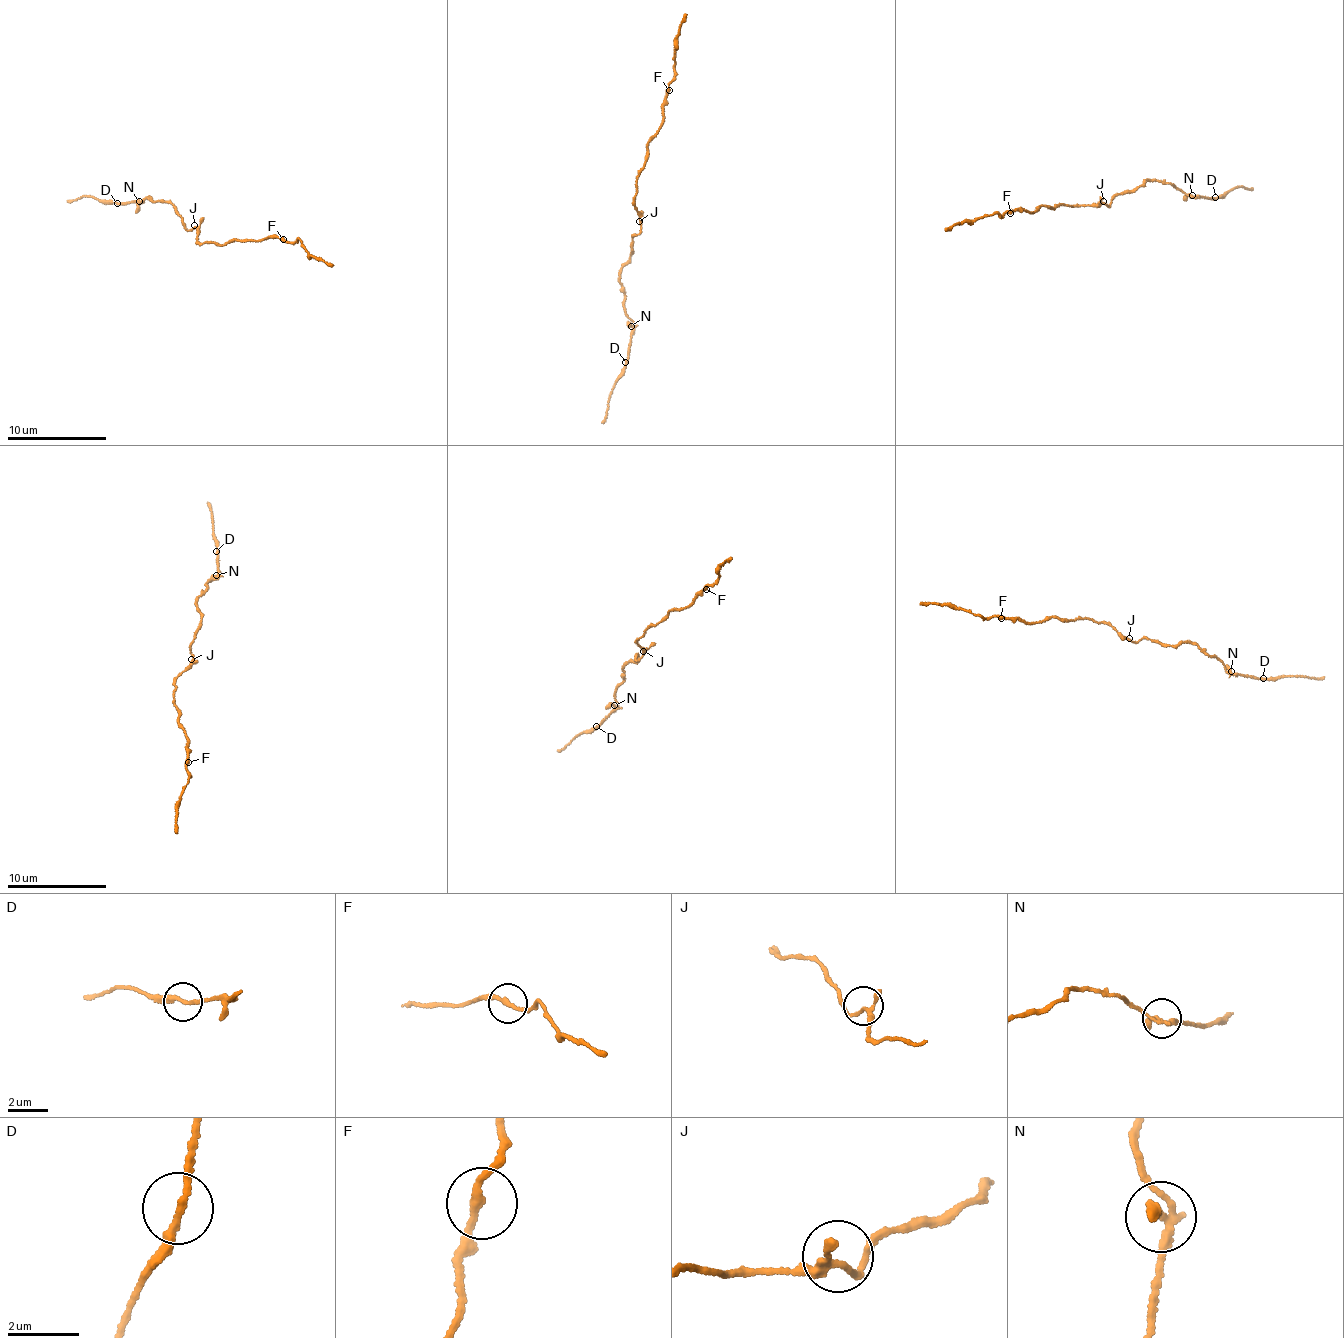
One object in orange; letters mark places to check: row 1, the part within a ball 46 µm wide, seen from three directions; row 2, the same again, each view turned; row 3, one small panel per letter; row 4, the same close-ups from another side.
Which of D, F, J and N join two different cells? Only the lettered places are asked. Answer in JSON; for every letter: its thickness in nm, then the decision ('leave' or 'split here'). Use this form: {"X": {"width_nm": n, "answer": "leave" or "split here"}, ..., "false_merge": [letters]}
{"D": {"width_nm": 200, "answer": "leave"}, "F": {"width_nm": 220, "answer": "leave"}, "J": {"width_nm": 190, "answer": "leave"}, "N": {"width_nm": 220, "answer": "leave"}, "false_merge": []}

